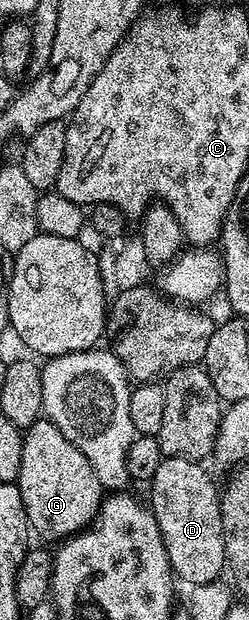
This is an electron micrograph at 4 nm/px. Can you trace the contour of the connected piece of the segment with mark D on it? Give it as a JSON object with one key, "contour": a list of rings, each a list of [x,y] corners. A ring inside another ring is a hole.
{"contour":[[[164,456],[149,482],[149,508],[164,539],[169,564],[191,587],[218,580],[227,565],[219,489],[204,467],[198,460]]]}

